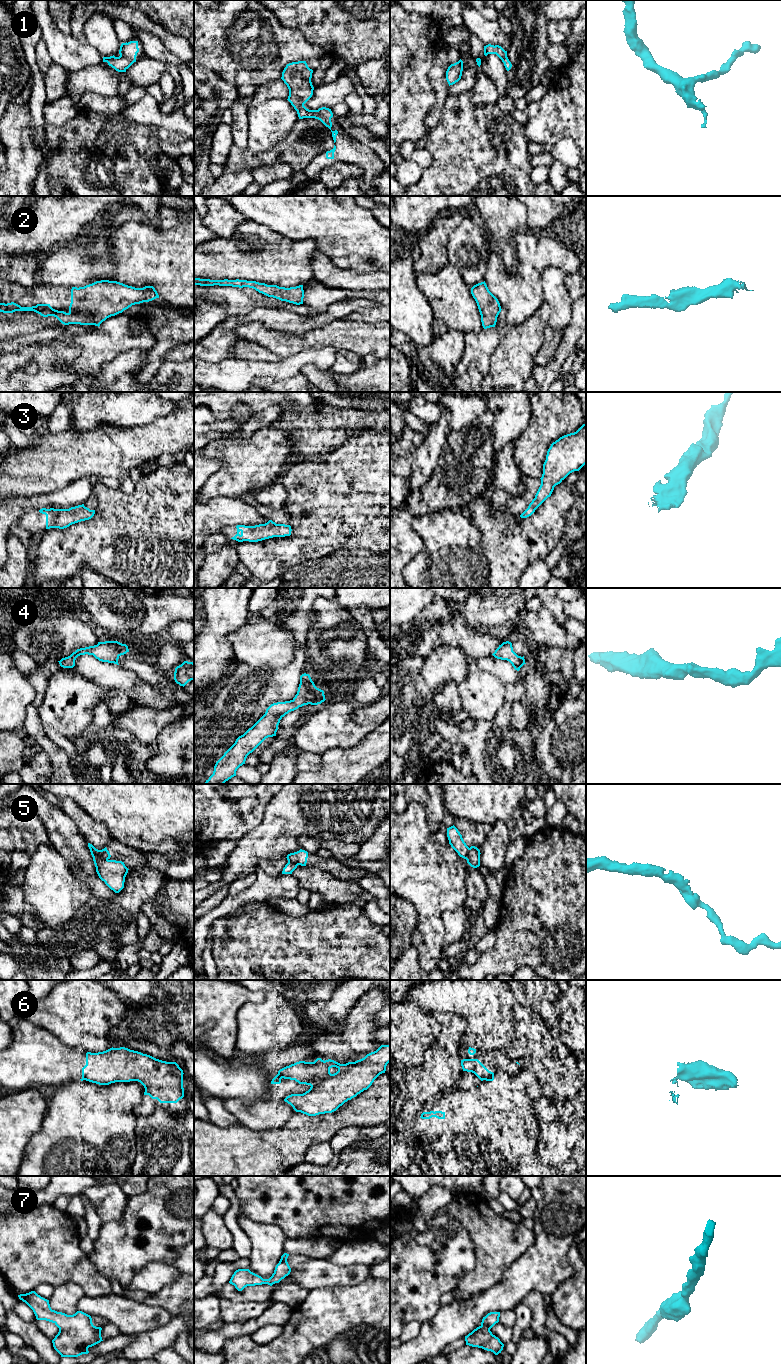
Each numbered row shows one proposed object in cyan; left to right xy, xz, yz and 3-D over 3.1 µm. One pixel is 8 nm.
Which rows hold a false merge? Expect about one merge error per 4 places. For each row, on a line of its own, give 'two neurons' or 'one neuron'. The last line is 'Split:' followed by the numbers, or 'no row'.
1: one neuron
2: one neuron
3: one neuron
4: one neuron
5: two neurons
6: two neurons
7: one neuron
Split: 5, 6

